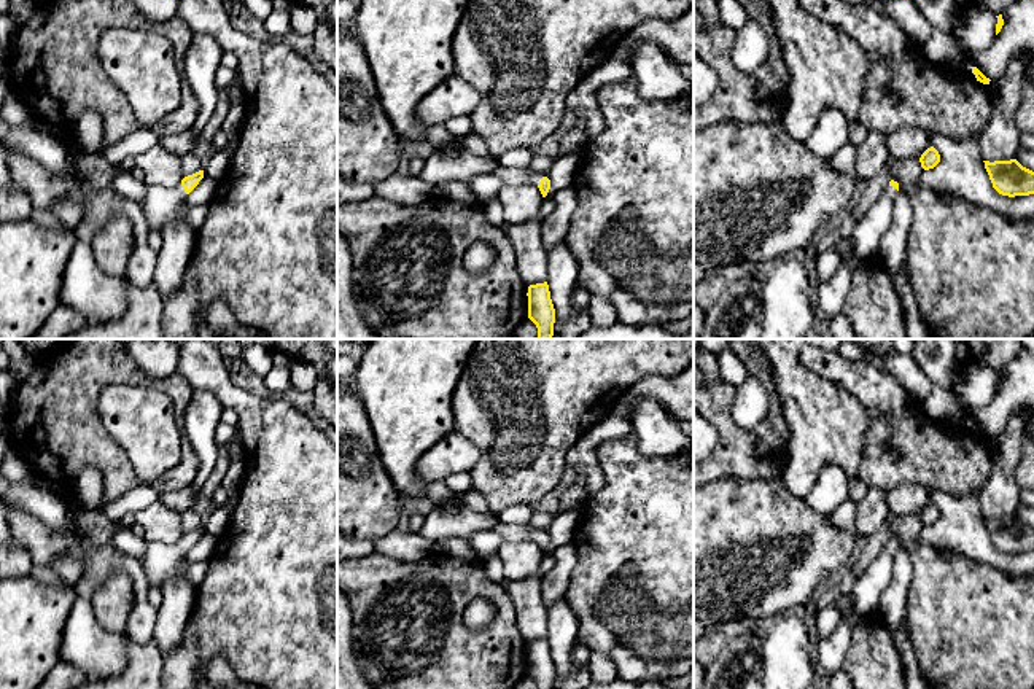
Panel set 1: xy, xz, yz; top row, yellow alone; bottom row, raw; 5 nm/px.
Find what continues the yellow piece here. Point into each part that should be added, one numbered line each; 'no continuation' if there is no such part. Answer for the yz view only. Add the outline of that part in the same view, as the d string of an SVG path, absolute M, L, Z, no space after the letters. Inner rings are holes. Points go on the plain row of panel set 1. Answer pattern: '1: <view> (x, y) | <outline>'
1: yz (875, 578) | M894 543L884 544L880 554L864 566L853 587L856 603L853 614L842 619L834 632L816 644L818 662L829 676L842 668L857 622L877 611L881 594L894 578L897 549Z

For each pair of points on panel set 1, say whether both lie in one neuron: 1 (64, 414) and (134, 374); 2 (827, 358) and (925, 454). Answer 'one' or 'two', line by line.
1: one
2: one

